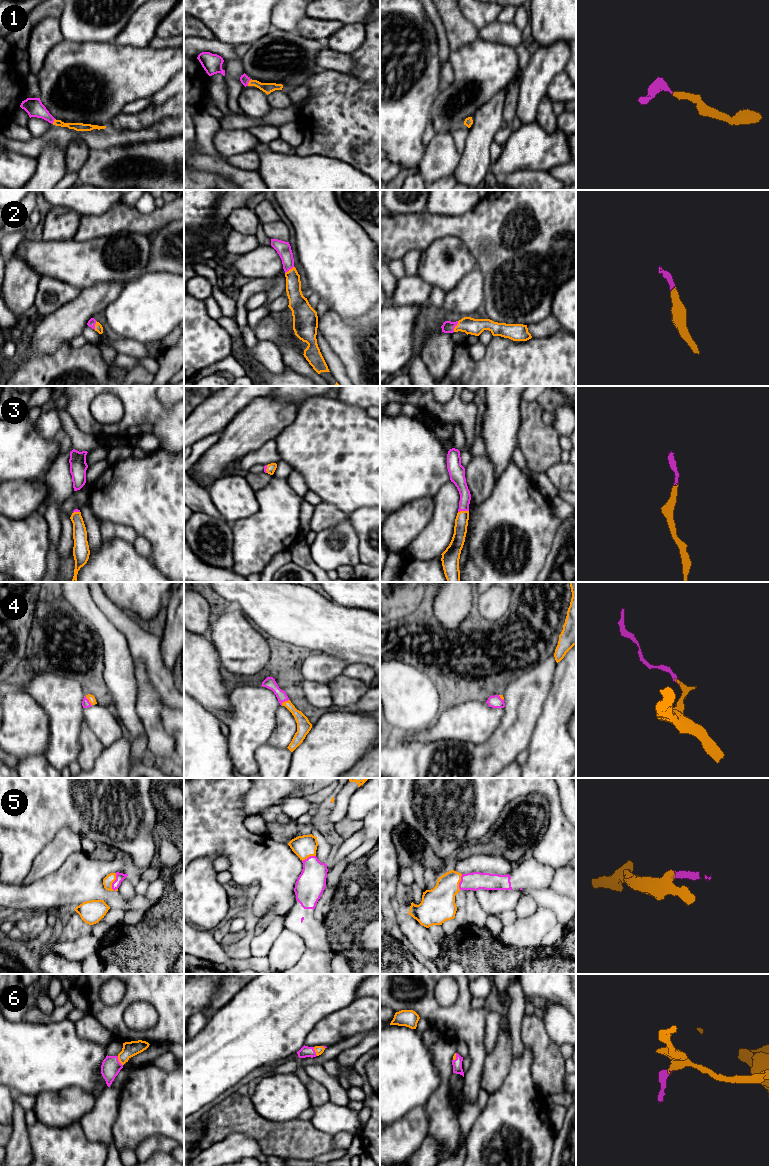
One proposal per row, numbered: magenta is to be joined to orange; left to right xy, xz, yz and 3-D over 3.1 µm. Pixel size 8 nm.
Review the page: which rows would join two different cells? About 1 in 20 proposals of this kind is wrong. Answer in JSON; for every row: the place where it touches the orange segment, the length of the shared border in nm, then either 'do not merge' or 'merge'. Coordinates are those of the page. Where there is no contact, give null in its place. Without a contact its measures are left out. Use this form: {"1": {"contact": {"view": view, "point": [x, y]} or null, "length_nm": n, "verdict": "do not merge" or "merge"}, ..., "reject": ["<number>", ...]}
{"1": {"contact": {"view": "xz", "point": [249, 82]}, "length_nm": 70, "verdict": "merge"}, "2": {"contact": {"view": "yz", "point": [456, 326]}, "length_nm": 100, "verdict": "merge"}, "3": {"contact": {"view": "yz", "point": [463, 511]}, "length_nm": 90, "verdict": "merge"}, "4": {"contact": {"view": "xy", "point": [89, 701]}, "length_nm": 90, "verdict": "merge"}, "5": {"contact": {"view": "xy", "point": [113, 881]}, "length_nm": 150, "verdict": "merge"}, "6": {"contact": {"view": "xy", "point": [119, 1061]}, "length_nm": 90, "verdict": "merge"}, "reject": []}

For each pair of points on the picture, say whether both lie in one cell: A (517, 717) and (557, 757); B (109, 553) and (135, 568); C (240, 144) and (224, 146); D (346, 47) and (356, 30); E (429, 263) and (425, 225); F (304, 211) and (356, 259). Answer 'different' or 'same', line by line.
A: different
B: same
C: same
D: same
E: different
F: same

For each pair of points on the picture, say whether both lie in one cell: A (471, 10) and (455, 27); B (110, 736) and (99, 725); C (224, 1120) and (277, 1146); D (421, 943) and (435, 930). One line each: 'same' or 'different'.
A: different
B: same
C: same
D: different

